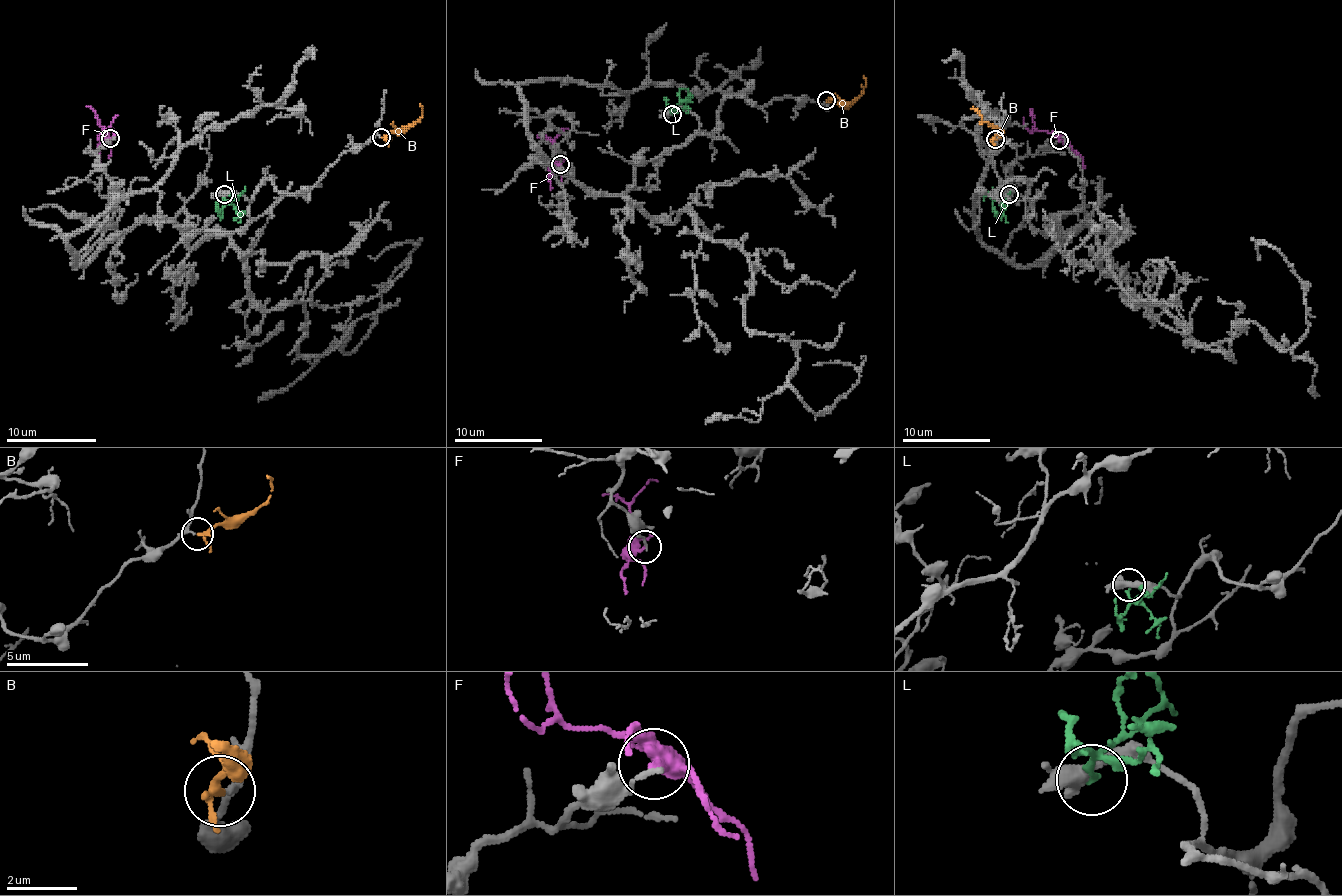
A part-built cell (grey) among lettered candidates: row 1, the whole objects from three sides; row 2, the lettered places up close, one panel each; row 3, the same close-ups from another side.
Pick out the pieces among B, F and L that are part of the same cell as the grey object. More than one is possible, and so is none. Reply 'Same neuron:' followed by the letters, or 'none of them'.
Same neuron: B

